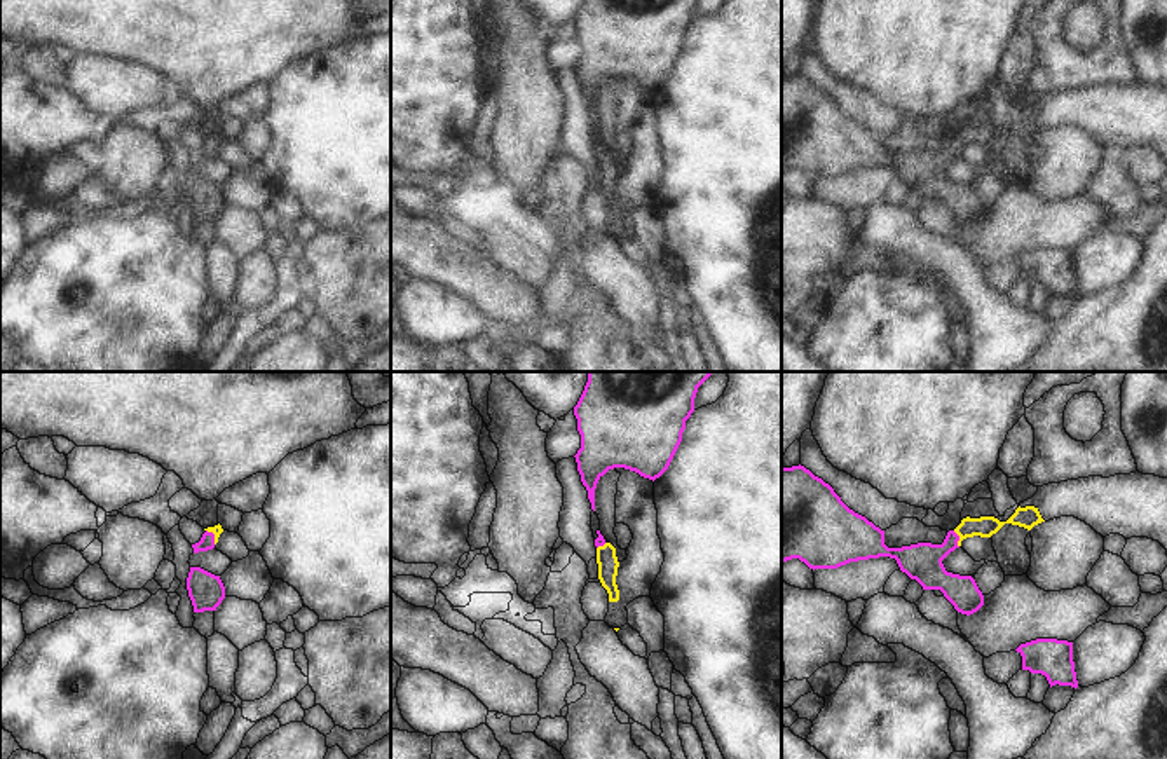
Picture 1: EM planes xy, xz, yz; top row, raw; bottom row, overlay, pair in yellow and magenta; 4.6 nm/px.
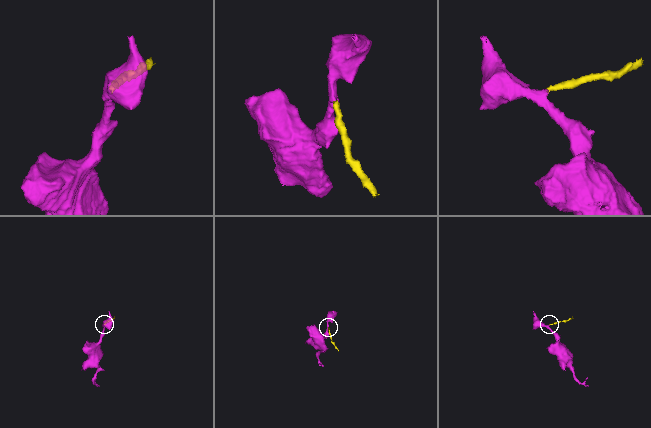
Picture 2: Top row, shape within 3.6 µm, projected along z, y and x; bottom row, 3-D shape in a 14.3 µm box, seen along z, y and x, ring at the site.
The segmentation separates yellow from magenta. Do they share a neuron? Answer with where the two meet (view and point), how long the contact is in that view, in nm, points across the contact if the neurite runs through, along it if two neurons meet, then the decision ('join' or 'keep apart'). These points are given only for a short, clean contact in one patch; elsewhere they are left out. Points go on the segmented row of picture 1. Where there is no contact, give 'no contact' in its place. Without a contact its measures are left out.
yz (960, 540) | 80 nm | across yz (986, 526), (970, 527), (960, 540), (923, 562) | join

